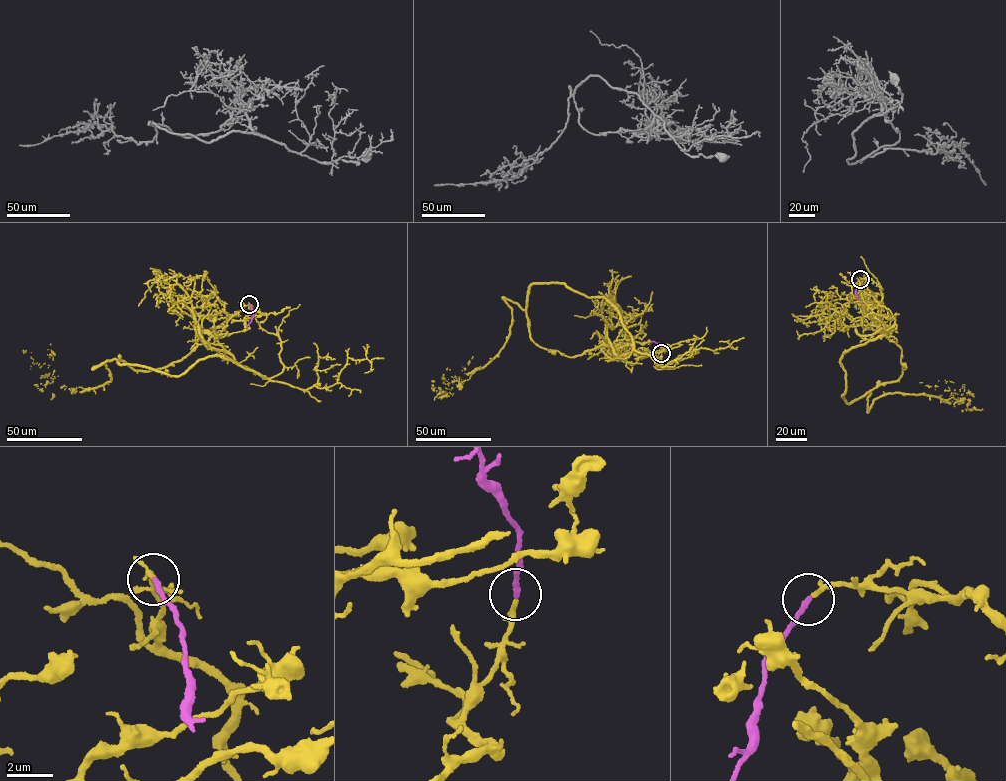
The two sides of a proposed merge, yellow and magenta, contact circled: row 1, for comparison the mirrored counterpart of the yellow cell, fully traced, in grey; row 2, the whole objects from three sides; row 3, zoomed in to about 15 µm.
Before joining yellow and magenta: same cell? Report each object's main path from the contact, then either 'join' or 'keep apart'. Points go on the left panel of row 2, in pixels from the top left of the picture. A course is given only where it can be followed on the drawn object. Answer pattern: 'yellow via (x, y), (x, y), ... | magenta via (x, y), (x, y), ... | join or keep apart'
yellow via (249, 304), (281, 341), (269, 378), (207, 342), (73, 391), (50, 344) | magenta via (249, 304), (253, 317), (247, 325) | join

